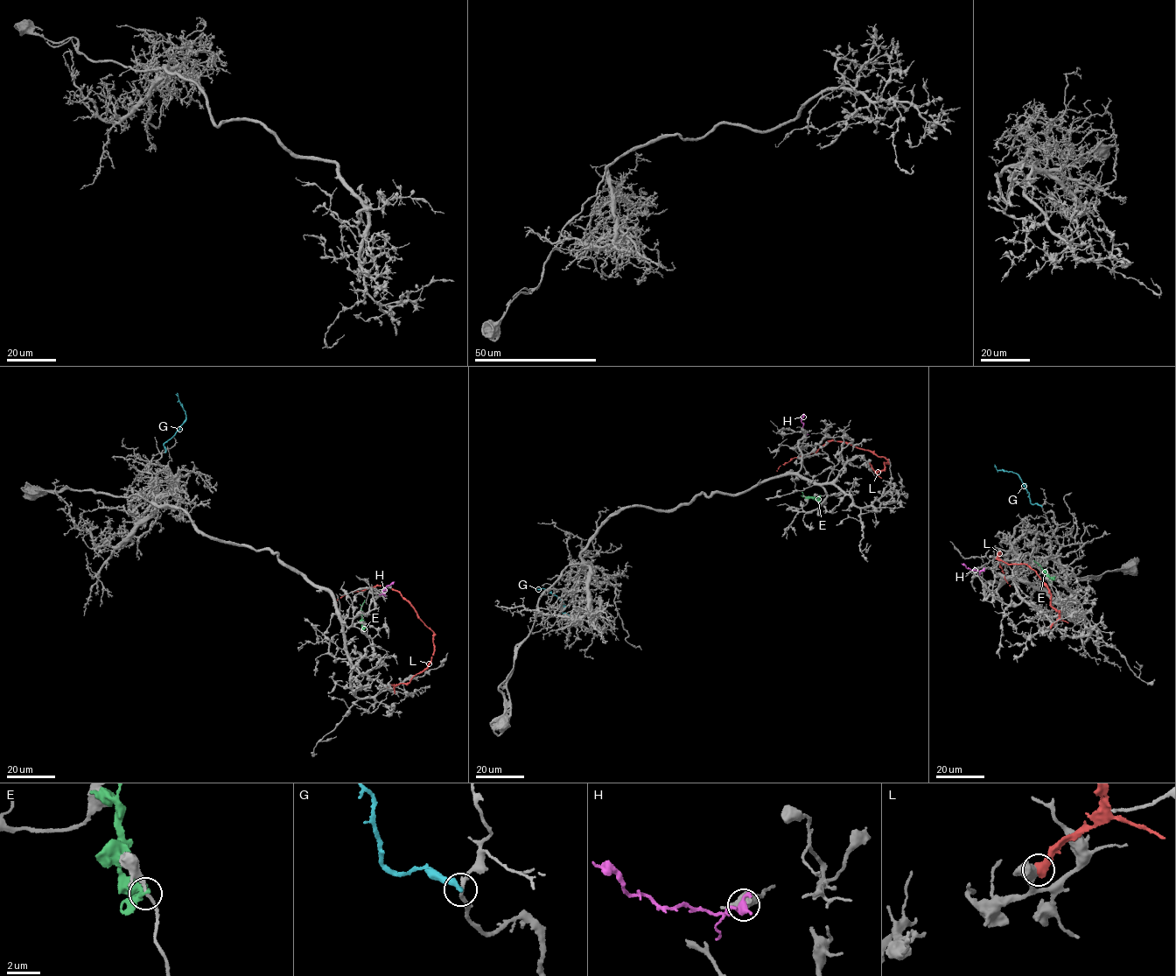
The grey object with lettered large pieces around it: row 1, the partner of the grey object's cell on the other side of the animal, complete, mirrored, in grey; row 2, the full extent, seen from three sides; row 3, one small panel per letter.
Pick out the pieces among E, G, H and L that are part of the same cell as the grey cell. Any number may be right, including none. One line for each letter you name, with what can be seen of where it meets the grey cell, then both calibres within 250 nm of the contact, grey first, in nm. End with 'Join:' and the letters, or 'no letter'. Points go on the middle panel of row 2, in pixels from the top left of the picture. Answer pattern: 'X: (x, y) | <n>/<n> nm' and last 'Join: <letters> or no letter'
Join: no letter

